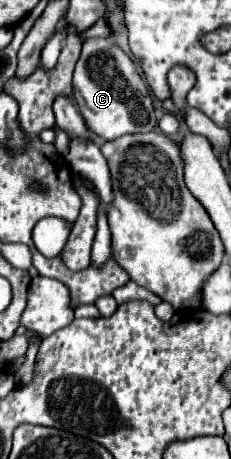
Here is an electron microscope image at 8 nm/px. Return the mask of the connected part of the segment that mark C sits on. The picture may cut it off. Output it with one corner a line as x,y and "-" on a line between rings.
88,38
82,42
82,52
76,62
73,97
88,130
102,142
124,134
150,132
156,128
156,114
146,82
136,70
128,54
124,54
108,38

